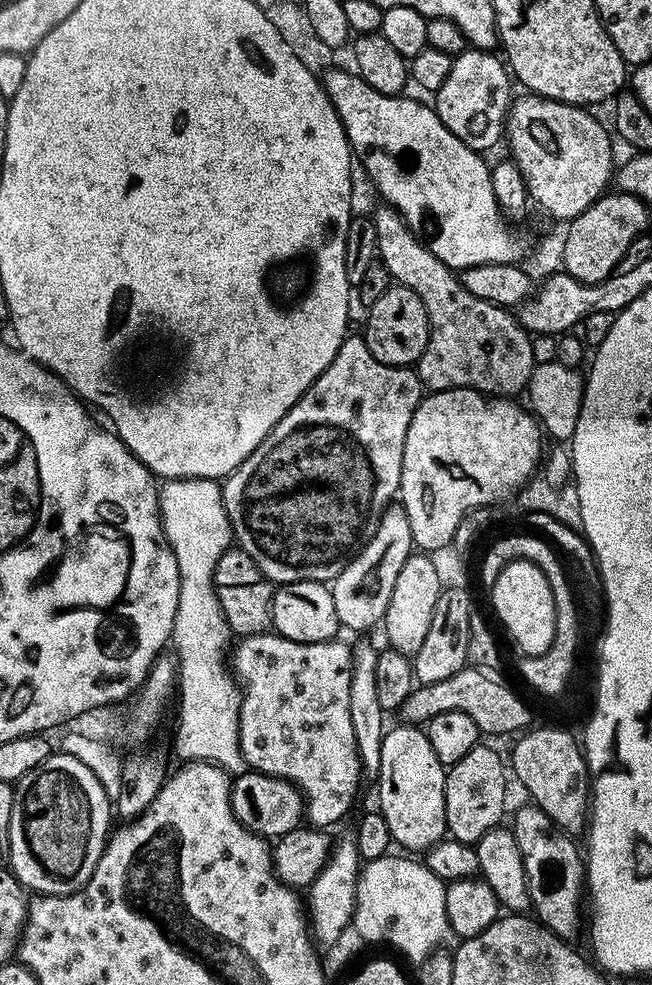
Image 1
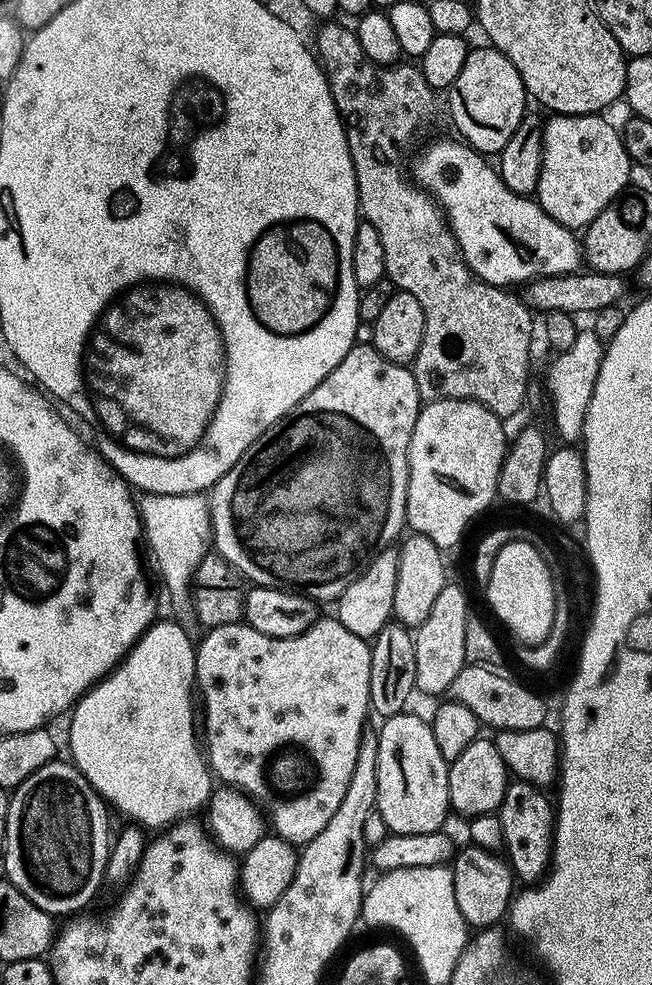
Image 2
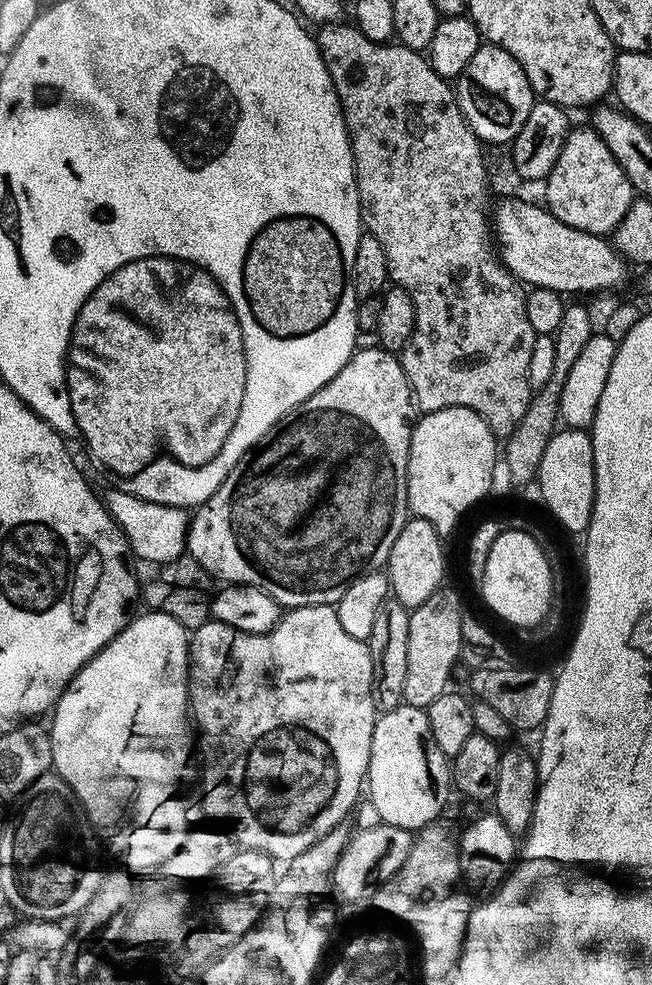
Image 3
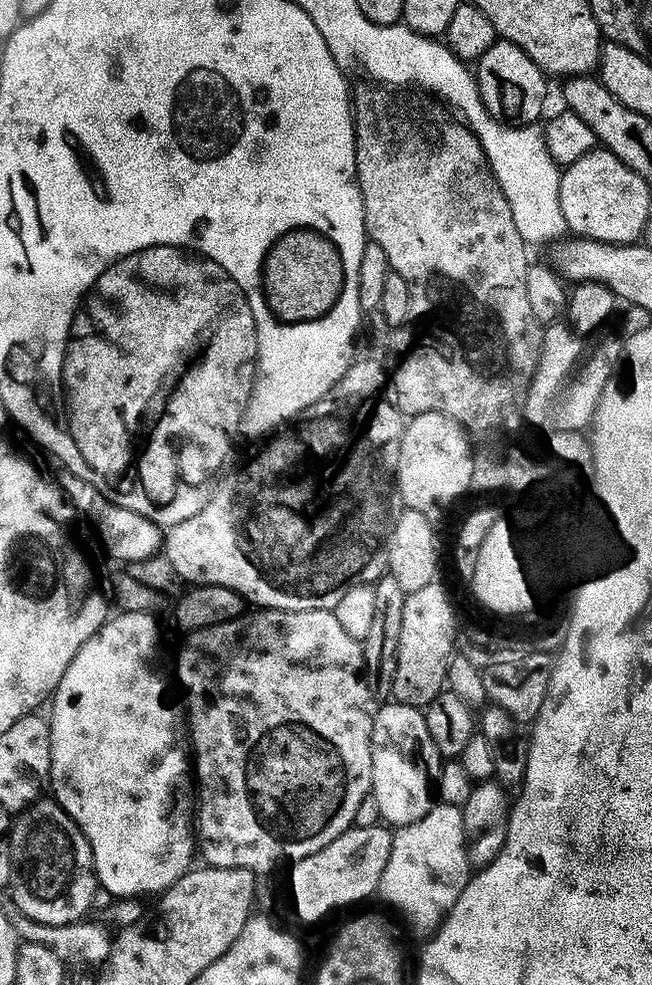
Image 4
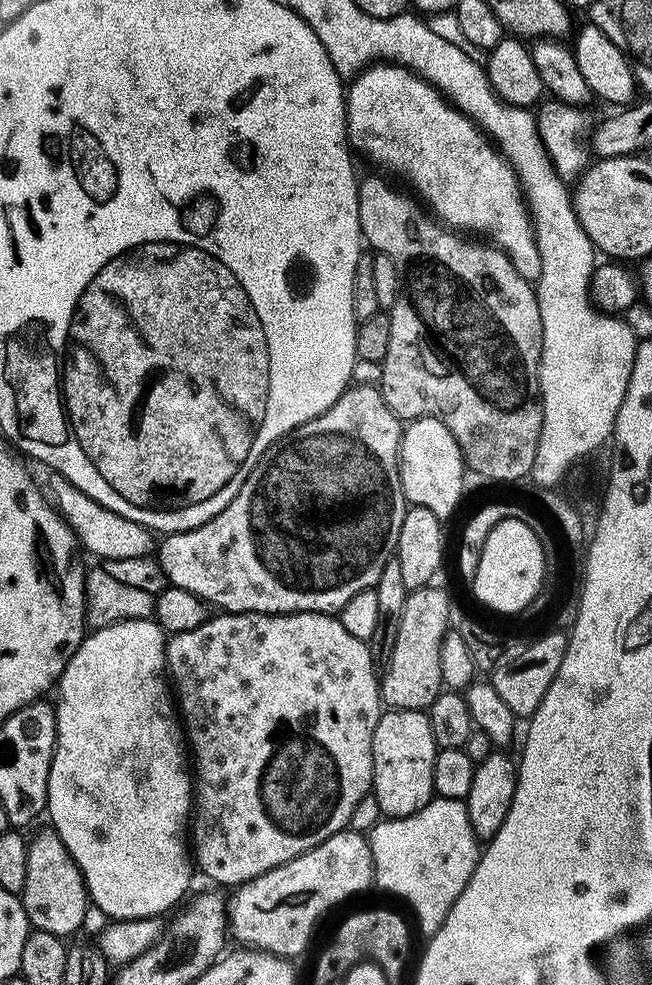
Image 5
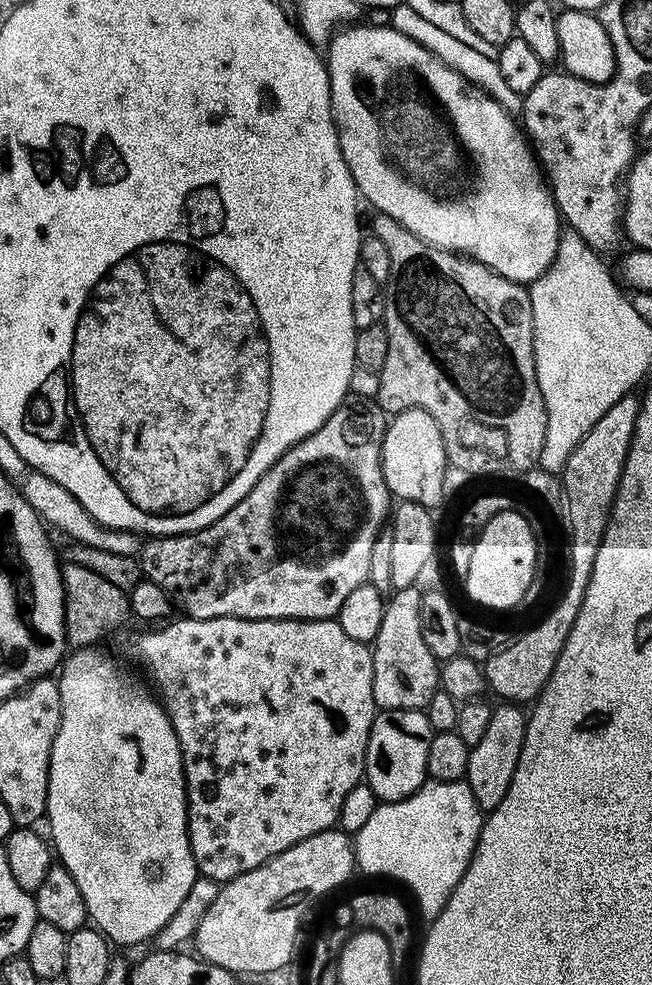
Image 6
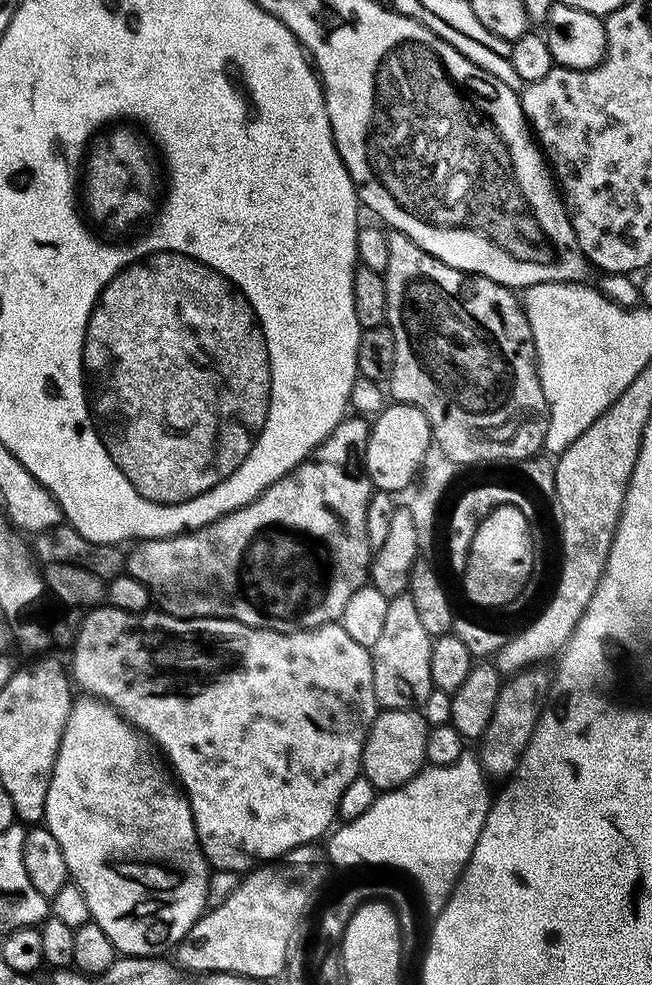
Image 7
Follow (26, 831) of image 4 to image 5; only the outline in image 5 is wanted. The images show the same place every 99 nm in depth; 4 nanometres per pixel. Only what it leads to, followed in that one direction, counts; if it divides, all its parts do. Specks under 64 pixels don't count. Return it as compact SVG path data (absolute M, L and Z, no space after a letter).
M55 830L47 831L28 840L26 882L22 899L29 925L33 929L68 938L71 932L83 926L84 915L90 909L90 897L80 867L66 850L62 838Z

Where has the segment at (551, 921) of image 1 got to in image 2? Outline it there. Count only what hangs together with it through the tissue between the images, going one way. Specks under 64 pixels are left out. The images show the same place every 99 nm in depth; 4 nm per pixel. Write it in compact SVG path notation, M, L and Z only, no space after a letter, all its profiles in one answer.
M513 779L509 783L506 794L502 798L498 815L501 820L503 840L502 852L506 857L517 881L525 880L523 883L528 886L535 885L544 879L552 858L552 833L556 827L556 813L553 801L548 800L548 796L543 787L531 784L525 780Z

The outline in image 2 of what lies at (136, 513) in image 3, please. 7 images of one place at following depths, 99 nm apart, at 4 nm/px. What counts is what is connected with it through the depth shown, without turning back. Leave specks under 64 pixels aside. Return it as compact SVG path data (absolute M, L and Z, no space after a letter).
M149 492L138 500L142 536L148 540L148 548L160 567L160 576L172 595L172 600L180 608L190 604L190 589L194 584L198 562L210 550L212 539L212 509L207 495L199 492L175 492L158 494Z

